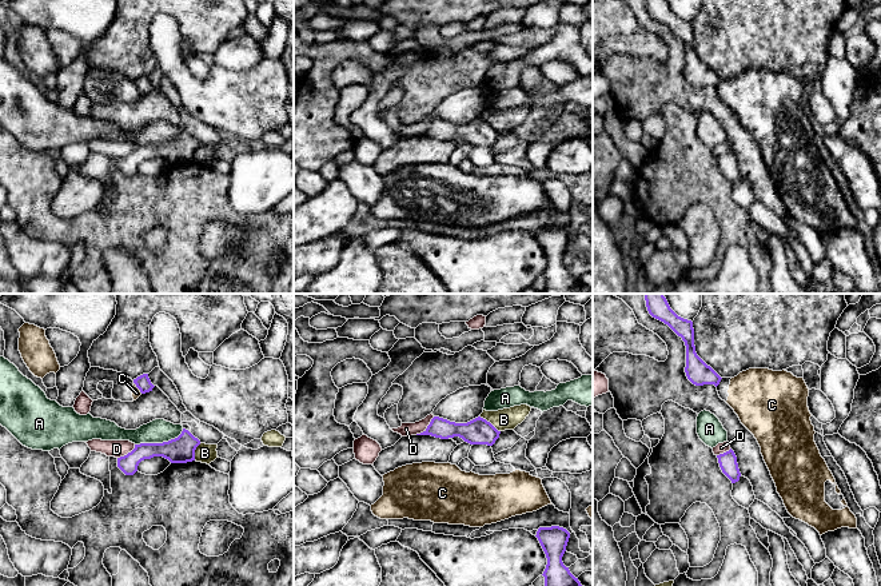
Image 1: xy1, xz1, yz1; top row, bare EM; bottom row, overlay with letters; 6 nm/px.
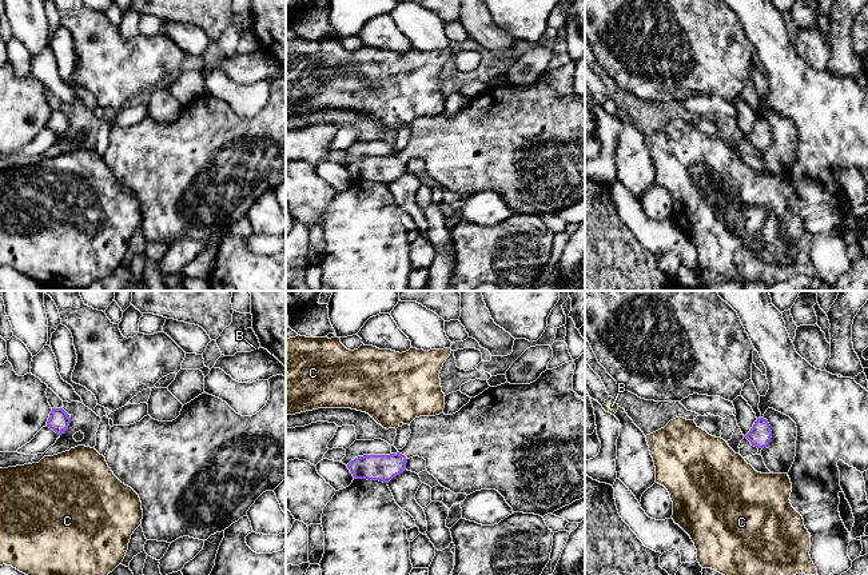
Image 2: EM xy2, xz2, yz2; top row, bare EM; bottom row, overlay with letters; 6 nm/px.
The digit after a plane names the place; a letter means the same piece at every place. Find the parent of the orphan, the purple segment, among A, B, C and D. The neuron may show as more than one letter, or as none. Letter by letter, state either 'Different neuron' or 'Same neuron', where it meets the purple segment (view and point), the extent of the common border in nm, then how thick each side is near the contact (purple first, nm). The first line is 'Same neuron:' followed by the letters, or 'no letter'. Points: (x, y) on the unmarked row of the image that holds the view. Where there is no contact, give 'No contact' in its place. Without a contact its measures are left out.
Same neuron: no letter
A: Different neuron. Touches purple at xy1 (159, 144). Shared border 320 nm. Thickness 160 nm (purple) against 140 nm
B: Different neuron. Touches purple at xz1 (489, 123). Shared border 160 nm. Thickness 160 nm (purple) against 130 nm
C: Different neuron. Touches purple at xy1 (136, 87). Shared border 90 nm. Thickness 90 nm (purple) against 50 nm
D: Different neuron. Touches purple at xz1 (427, 128). Shared border 160 nm. Thickness 120 nm (purple) against 80 nm

